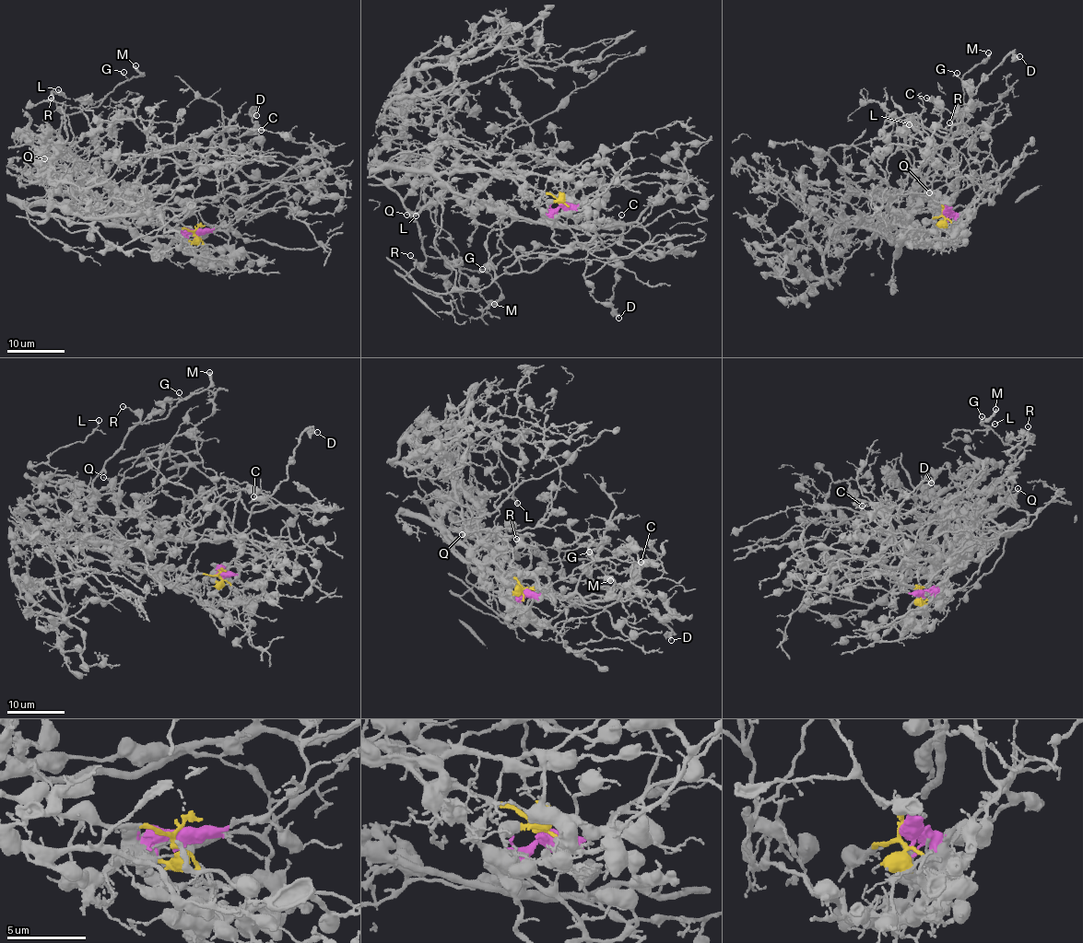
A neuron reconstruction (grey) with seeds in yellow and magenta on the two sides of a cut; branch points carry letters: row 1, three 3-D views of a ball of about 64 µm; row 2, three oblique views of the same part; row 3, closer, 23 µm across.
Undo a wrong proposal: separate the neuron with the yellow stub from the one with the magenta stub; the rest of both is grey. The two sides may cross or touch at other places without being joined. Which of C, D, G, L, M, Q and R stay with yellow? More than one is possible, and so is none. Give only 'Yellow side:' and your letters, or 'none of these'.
Yellow side: G, L, M, Q, R

